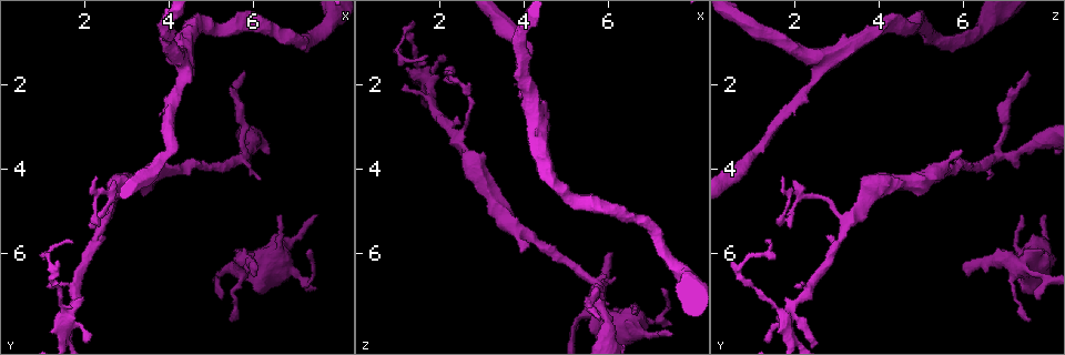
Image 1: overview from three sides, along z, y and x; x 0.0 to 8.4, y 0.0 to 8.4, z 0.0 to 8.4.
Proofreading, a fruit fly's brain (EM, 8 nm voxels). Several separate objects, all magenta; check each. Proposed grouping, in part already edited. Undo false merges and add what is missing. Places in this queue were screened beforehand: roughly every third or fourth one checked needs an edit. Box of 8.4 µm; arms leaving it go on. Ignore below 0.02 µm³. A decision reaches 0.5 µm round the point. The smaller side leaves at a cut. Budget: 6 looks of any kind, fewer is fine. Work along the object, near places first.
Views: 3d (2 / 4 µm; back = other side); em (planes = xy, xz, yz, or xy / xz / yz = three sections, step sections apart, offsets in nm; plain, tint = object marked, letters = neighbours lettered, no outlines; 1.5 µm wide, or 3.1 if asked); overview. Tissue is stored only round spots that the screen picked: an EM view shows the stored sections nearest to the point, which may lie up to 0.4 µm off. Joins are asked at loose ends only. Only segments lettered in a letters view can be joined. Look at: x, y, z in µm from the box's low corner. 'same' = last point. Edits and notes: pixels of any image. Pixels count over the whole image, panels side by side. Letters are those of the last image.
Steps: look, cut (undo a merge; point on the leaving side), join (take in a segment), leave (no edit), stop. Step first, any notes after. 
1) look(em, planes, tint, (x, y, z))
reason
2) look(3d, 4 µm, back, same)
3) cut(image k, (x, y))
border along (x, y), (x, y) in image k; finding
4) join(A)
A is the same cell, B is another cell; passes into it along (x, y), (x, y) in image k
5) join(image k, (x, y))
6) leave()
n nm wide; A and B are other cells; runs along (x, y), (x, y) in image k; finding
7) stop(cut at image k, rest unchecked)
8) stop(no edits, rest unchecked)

look(3d, 4 µm, back, (4.30, 1.45, 2.90))
side arm on a straight run

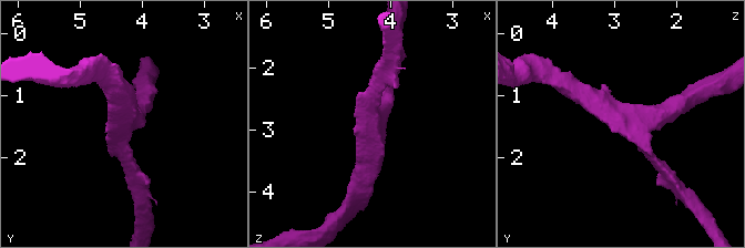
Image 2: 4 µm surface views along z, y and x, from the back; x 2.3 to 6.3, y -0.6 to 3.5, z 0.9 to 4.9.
look(em, planes, plain, (4.35, 1.45, 2.85))
shape alone is not enough

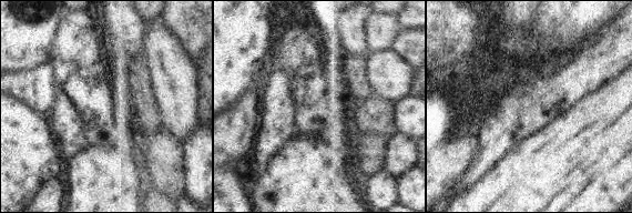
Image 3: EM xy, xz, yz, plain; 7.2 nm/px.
look(em, planes, letters, same)
what lies round it

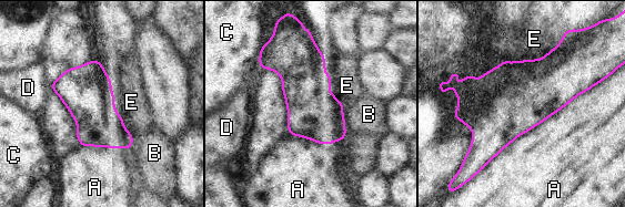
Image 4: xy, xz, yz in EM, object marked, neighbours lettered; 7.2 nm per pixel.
leave()
340 nm wide; A, B, C, D and E are other cells; continuous, no second neuron

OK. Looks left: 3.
look(em, yz, step 4, letters, (2.35, 4.20, 1.65))
thin end

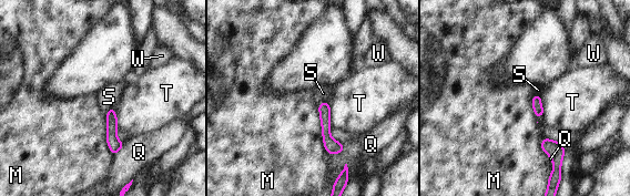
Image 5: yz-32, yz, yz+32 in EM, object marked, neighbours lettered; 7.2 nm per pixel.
leave()
M, Q, S, T and W are other cells; none of them fits

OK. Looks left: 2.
look(em, yz, step 8, letters, (5.80, 1.65, 7.55))
thin end

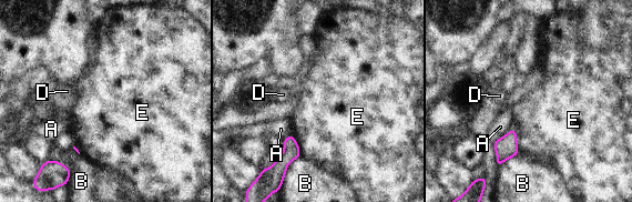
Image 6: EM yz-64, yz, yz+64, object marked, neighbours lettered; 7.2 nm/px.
look(em, planes, letters, same)
another direction

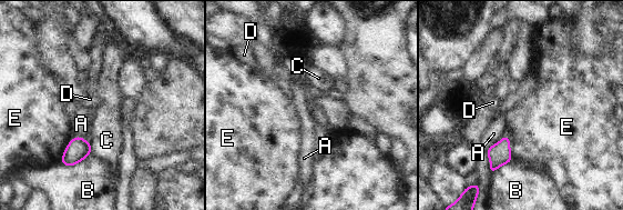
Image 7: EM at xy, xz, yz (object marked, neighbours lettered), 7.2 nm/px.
leave()
A, B, C, D and E are other cells; border along (506, 134), (487, 150) in image 7; none of them fits

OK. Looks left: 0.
stop(no edits, rest unchecked)

